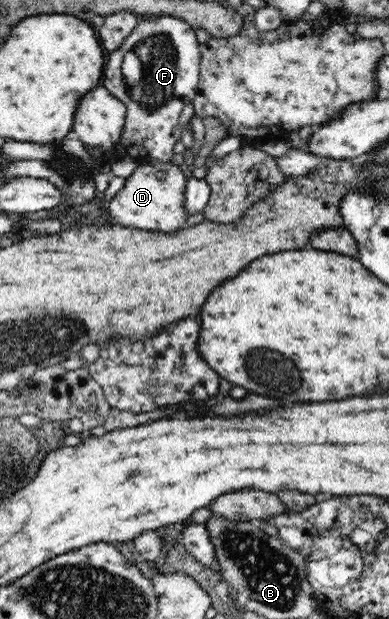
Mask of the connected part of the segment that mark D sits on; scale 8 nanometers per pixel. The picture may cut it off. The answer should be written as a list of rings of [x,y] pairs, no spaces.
[[[148,161],[137,166],[106,209],[114,223],[118,222],[121,227],[171,234],[186,227],[187,215],[184,210],[186,186],[186,176],[180,170],[179,163]]]

